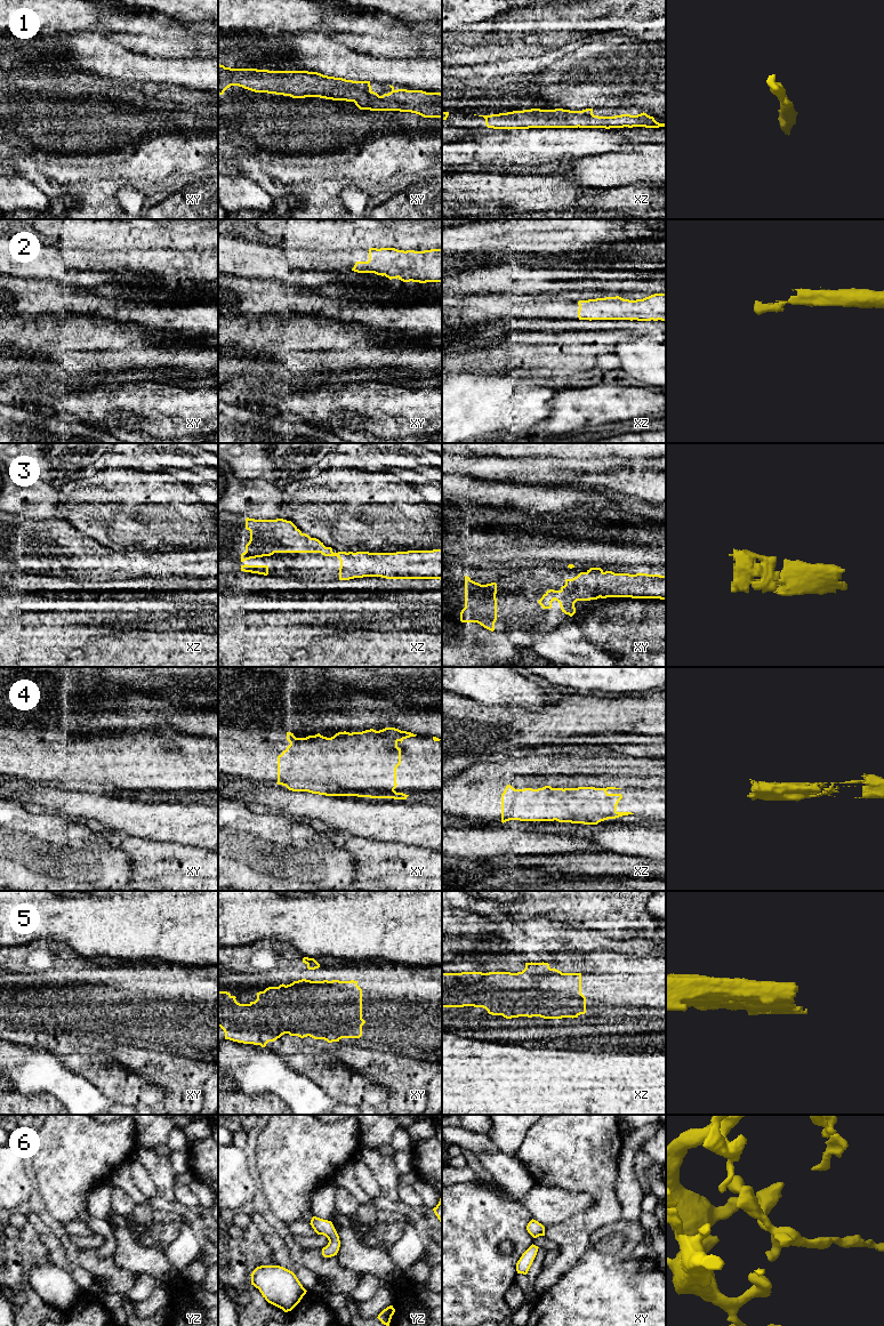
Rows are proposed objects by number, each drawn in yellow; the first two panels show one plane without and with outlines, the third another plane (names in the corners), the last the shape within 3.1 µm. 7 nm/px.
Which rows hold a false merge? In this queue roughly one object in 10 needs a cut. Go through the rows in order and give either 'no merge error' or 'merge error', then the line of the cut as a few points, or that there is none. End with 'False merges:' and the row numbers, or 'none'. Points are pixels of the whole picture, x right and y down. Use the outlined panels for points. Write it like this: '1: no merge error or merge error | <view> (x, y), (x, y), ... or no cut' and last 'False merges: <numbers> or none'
1: no merge error | no cut
2: no merge error | no cut
3: no merge error | no cut
4: no merge error | no cut
5: no merge error | no cut
6: no merge error | no cut
False merges: none

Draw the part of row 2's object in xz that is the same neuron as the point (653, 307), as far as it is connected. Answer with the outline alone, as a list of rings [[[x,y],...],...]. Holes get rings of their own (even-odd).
[[[666,294],[629,300],[619,296],[578,302],[579,320],[666,321]]]

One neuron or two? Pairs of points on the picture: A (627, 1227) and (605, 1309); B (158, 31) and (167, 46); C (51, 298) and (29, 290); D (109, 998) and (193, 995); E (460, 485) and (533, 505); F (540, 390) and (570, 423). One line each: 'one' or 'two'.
A: one
B: two
C: one
D: one
E: one
F: two

